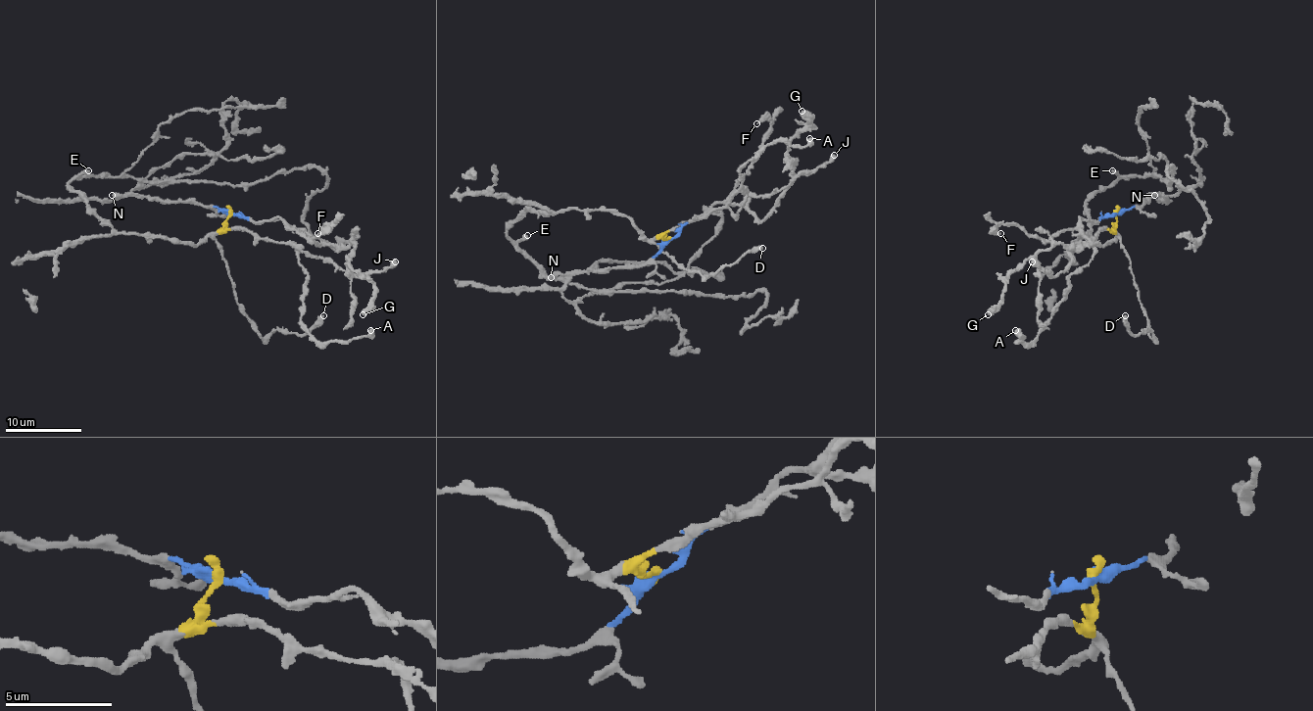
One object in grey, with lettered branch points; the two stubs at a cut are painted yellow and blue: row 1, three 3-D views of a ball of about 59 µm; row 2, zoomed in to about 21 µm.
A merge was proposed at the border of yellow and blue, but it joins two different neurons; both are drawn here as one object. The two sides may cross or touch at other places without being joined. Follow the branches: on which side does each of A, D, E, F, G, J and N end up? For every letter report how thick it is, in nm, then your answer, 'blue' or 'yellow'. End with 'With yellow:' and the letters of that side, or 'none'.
A: 550 nm thick; yellow
D: 480 nm thick; yellow
E: 440 nm thick; yellow
F: 320 nm thick; blue
G: 600 nm thick; blue
J: 600 nm thick; yellow
N: 480 nm thick; blue
With yellow: A, D, E, J

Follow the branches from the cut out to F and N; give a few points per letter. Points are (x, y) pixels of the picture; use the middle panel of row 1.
F: (669, 240), (727, 198), (748, 169), (770, 125), (768, 120), (756, 124)
N: (669, 240), (638, 266), (554, 273), (551, 277)

